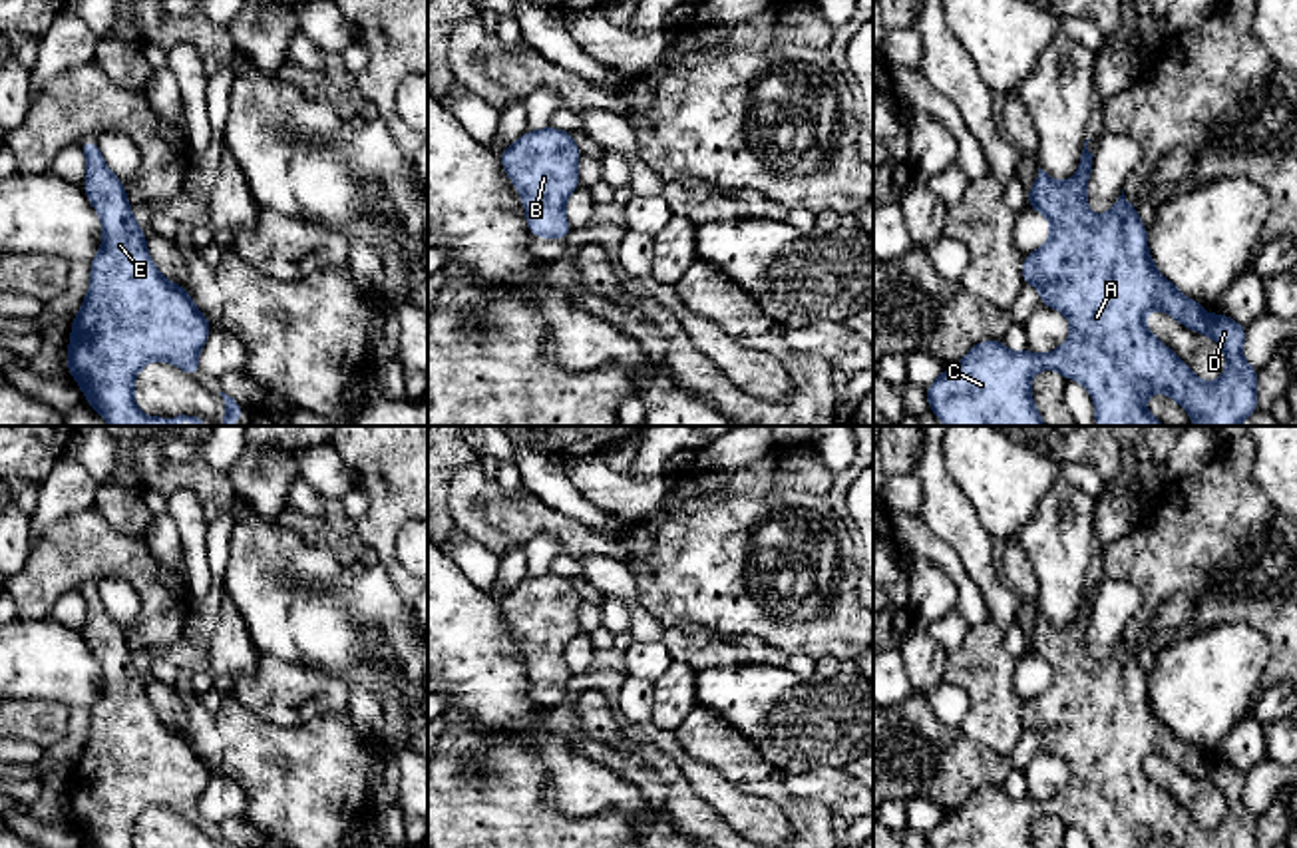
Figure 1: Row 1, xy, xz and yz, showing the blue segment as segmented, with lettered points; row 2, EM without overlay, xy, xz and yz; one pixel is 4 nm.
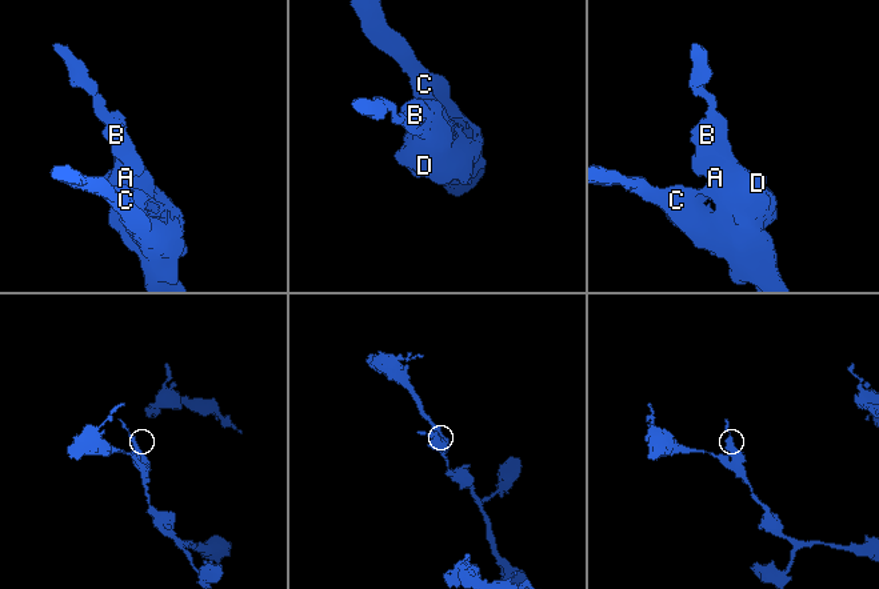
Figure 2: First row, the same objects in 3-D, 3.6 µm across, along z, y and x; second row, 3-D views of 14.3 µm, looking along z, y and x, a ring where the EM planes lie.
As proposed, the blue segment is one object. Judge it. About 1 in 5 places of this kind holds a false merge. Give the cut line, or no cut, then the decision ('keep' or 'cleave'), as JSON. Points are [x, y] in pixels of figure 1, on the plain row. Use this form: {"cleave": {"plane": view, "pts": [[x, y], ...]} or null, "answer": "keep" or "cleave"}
{"cleave": null, "answer": "keep"}

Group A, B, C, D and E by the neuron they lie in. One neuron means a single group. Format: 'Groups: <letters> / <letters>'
Groups: A B C D E

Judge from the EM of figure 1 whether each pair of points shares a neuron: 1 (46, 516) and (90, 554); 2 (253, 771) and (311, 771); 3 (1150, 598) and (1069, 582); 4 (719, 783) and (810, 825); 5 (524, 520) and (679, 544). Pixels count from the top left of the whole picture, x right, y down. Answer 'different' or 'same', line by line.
1: different
2: same
3: different
4: different
5: same

